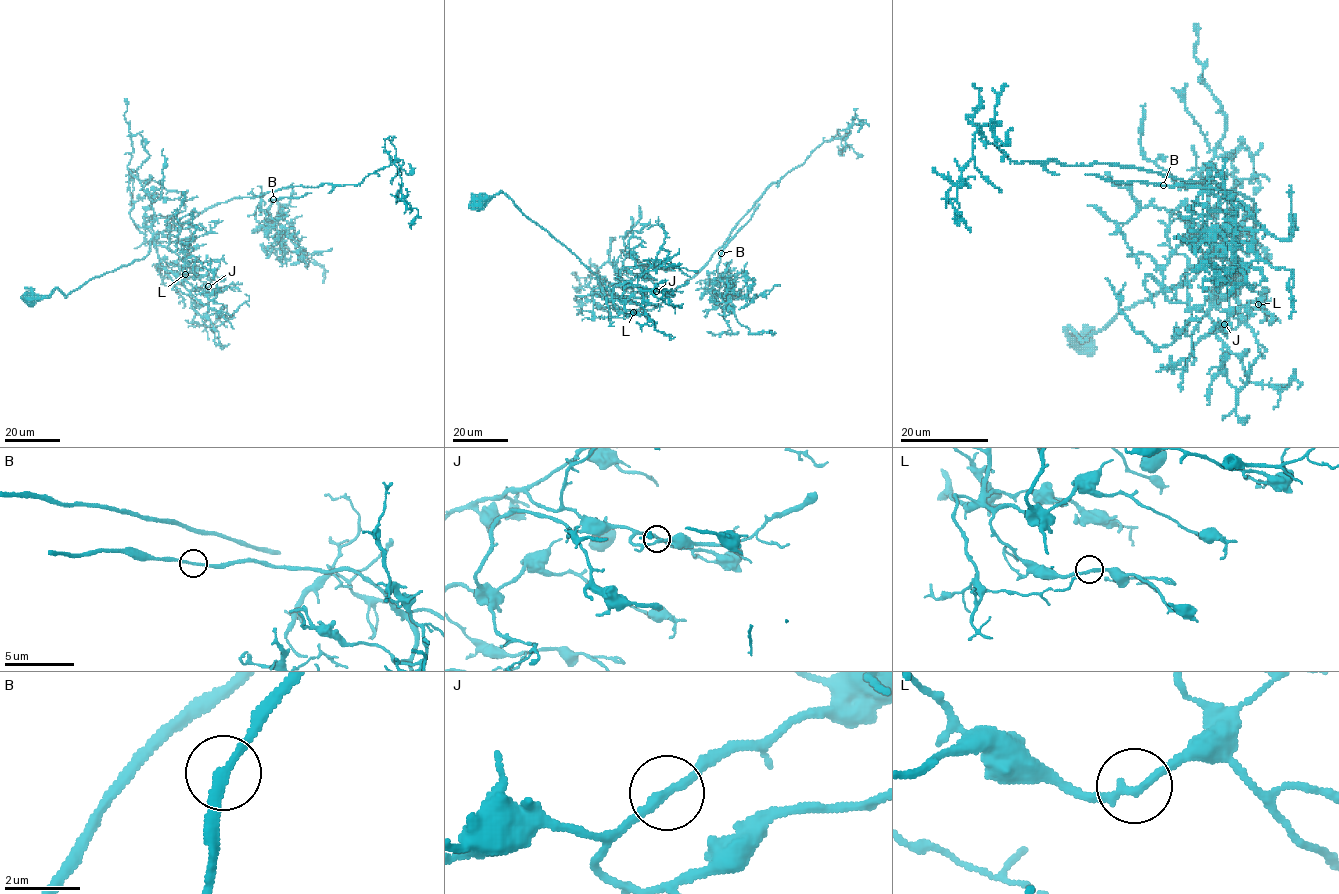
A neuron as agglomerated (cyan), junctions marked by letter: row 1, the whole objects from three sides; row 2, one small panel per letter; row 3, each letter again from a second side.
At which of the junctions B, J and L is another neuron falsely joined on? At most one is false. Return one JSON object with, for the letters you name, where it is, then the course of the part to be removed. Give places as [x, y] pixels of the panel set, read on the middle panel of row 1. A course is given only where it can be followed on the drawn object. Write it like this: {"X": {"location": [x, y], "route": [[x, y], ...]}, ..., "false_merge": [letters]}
{"false_merge": []}

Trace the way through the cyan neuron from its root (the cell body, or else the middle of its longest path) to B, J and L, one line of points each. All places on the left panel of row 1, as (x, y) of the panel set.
B: (31, 299), (56, 288), (66, 296), (143, 259), (153, 235), (218, 203), (293, 186), (307, 192), (273, 199)
J: (31, 299), (56, 288), (66, 296), (95, 277), (143, 259), (152, 238), (160, 262), (188, 289), (208, 287)
L: (31, 299), (56, 288), (66, 296), (95, 277), (143, 259), (152, 238), (165, 275), (185, 274)

